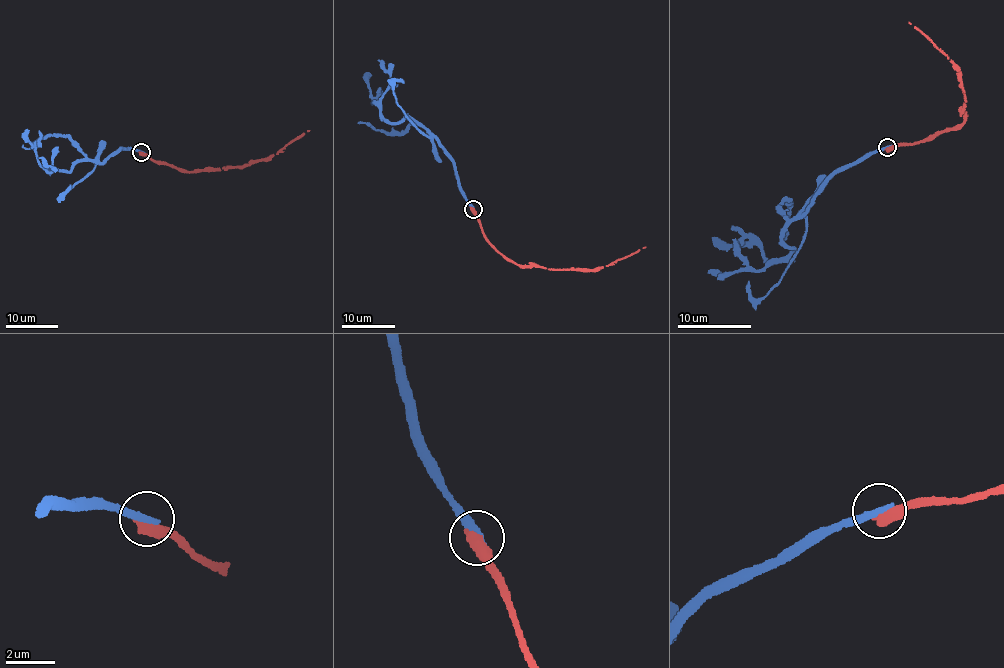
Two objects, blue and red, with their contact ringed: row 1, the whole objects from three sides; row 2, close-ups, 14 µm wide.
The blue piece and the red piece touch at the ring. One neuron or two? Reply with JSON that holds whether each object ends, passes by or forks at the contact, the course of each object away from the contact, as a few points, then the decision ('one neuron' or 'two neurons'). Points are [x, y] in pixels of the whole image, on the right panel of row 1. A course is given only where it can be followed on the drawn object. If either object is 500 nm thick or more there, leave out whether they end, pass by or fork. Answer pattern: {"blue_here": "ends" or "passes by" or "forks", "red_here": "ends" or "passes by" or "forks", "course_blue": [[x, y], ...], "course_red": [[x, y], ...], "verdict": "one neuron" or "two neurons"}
{"course_blue": [[886, 148], [827, 179], [781, 237], [794, 251], [786, 257], [771, 260], [754, 244], [720, 245], [712, 237]], "course_red": [[886, 148], [928, 140], [955, 127], [964, 119], [961, 110], [966, 99], [958, 68], [909, 21]], "verdict": "two neurons"}

